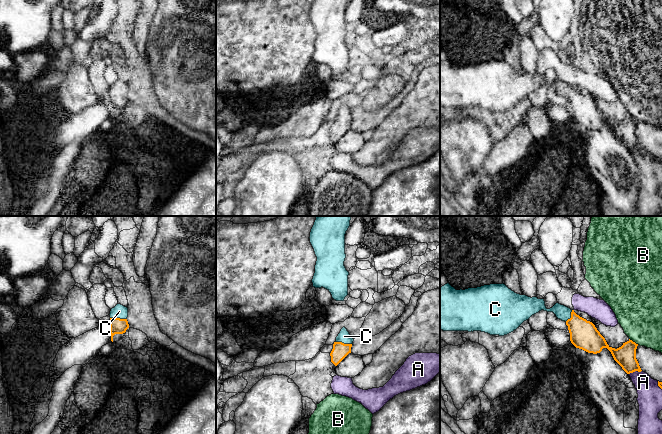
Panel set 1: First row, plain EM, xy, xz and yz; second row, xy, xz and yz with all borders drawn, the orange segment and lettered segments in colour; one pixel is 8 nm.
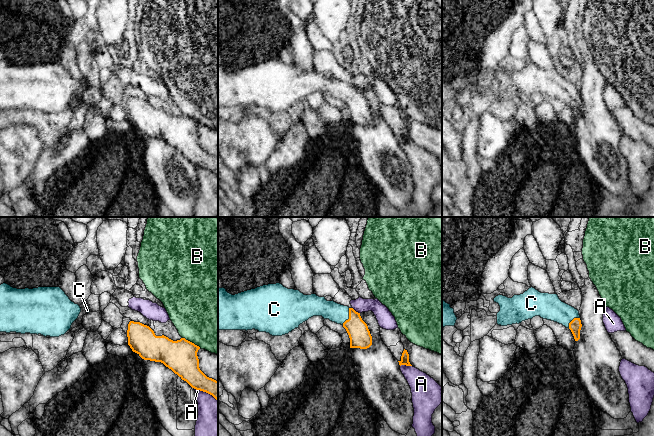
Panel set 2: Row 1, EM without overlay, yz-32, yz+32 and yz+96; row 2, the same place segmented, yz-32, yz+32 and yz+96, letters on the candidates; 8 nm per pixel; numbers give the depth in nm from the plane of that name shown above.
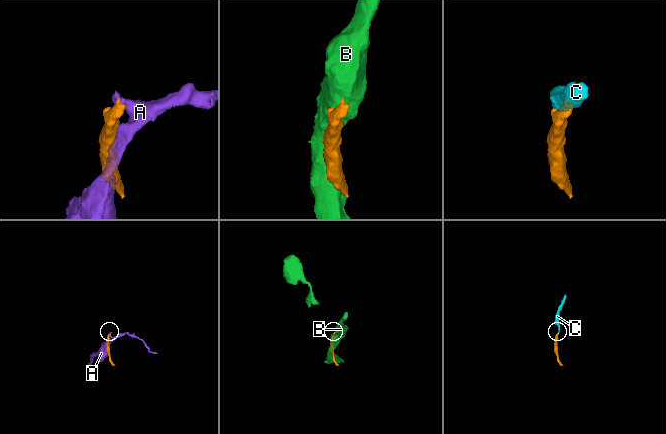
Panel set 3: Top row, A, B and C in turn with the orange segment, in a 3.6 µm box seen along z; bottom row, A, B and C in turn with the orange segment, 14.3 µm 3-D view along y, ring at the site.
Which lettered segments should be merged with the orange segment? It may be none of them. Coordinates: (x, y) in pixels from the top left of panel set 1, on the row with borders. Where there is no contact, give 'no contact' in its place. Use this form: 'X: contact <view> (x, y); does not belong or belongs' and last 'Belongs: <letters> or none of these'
A: contact yz (634, 371); does not belong
B: contact yz (634, 342); does not belong
C: contact xy (118, 318); belongs
Belongs: C

